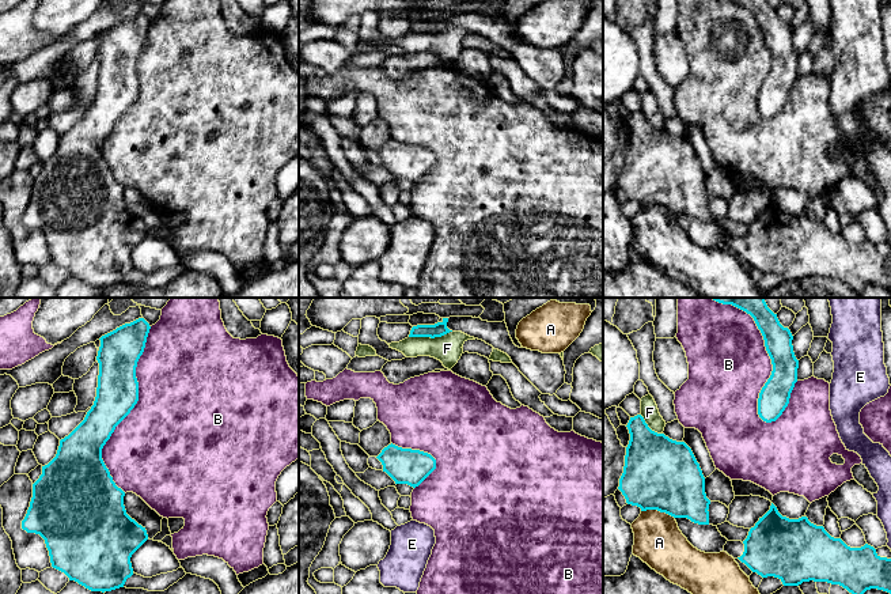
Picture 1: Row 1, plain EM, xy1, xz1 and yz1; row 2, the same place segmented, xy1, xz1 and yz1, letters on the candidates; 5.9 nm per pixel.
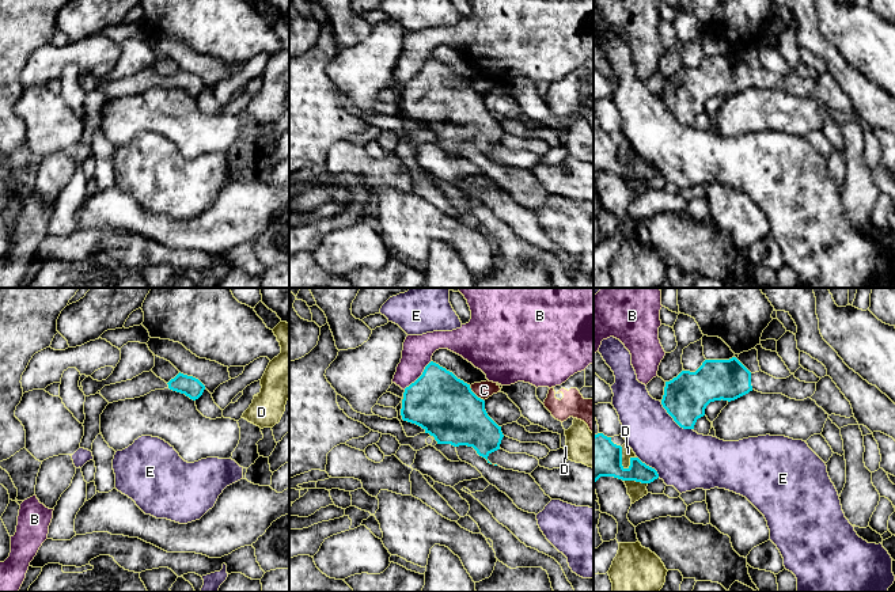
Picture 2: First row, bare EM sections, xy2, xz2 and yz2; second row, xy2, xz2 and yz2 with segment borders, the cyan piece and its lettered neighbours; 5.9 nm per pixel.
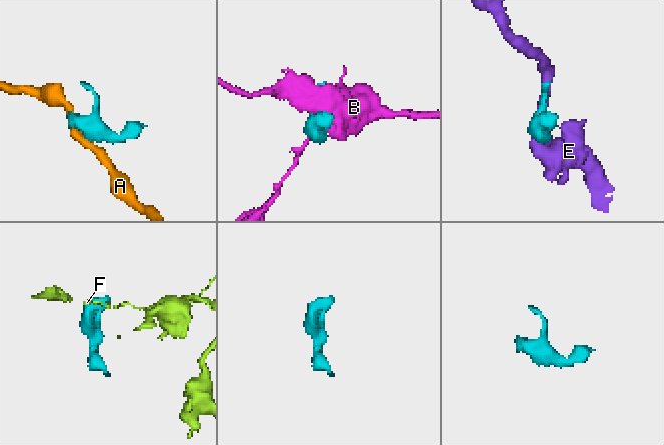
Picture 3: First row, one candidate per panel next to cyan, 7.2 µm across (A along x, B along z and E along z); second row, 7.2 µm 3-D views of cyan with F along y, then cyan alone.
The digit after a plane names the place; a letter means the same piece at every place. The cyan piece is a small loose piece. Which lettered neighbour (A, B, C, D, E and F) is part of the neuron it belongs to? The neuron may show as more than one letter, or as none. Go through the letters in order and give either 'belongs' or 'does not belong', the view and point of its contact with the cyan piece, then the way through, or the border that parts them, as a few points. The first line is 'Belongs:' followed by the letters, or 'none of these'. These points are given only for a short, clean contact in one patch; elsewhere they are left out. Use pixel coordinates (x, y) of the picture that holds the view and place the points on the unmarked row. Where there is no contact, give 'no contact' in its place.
Belongs: none of these
A: does not belong | yz1 (658, 205)
B: does not belong | yz1 (772, 59)
C: does not belong | xz2 (476, 91) | along xz2 (470, 84), (484, 97)
D: does not belong | yz2 (621, 155) | along yz2 (621, 143), (621, 159), (628, 164)
E: does not belong | yz2 (674, 116)
F: does not belong | xz1 (429, 31) | along xz1 (451, 26), (433, 33), (409, 33)

